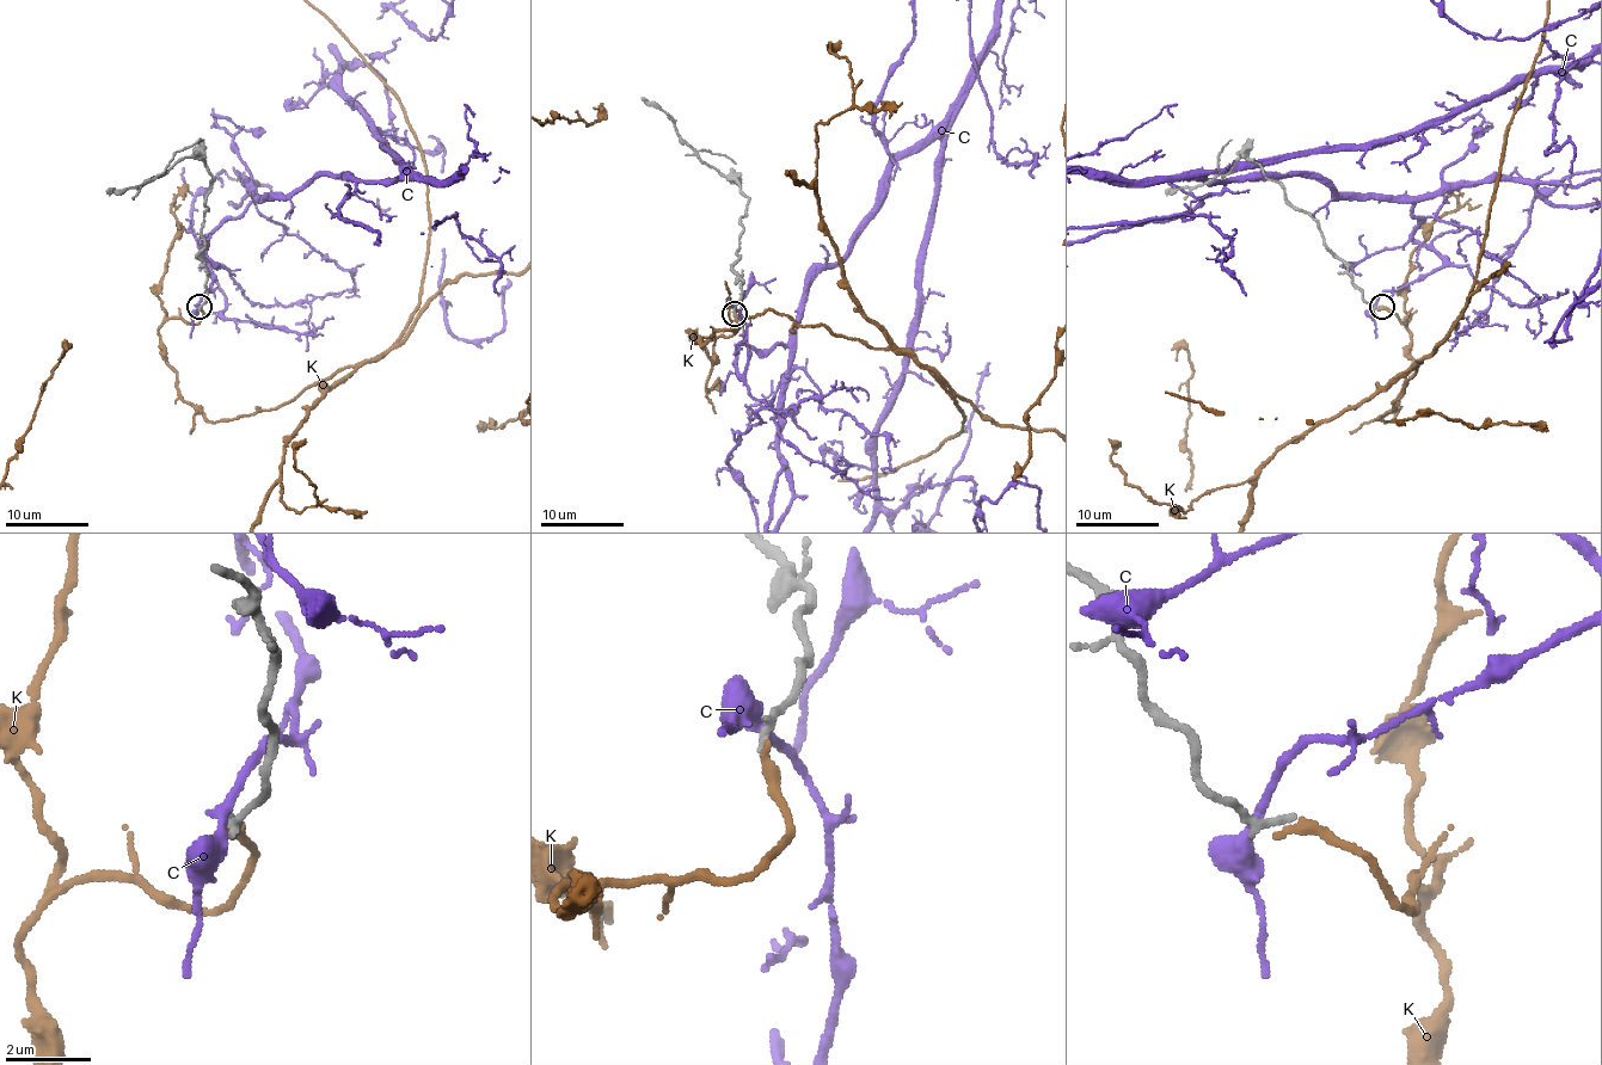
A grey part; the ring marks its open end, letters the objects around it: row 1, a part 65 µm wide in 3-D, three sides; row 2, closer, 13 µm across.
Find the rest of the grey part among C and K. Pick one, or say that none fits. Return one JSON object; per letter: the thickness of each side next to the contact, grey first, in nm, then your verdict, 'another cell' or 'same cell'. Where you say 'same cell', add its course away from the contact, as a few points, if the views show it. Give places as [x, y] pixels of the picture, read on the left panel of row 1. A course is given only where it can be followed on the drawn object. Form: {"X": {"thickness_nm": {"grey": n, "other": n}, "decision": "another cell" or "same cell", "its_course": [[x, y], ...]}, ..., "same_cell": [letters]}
{"C": {"thickness_nm": {"grey": 240, "other": 320}, "decision": "another cell"}, "K": {"thickness_nm": {"grey": 220, "other": 280}, "decision": "same cell"}, "same_cell": ["K"]}

